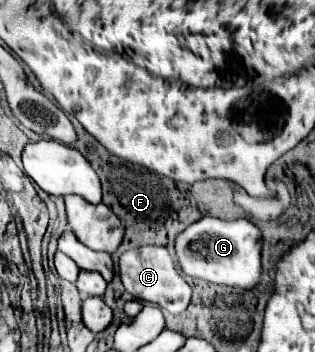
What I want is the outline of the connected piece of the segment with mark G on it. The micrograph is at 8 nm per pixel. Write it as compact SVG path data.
M201 217L175 237L175 255L185 275L205 279L217 285L251 289L259 283L261 275L261 233L247 221L223 221L215 217Z

